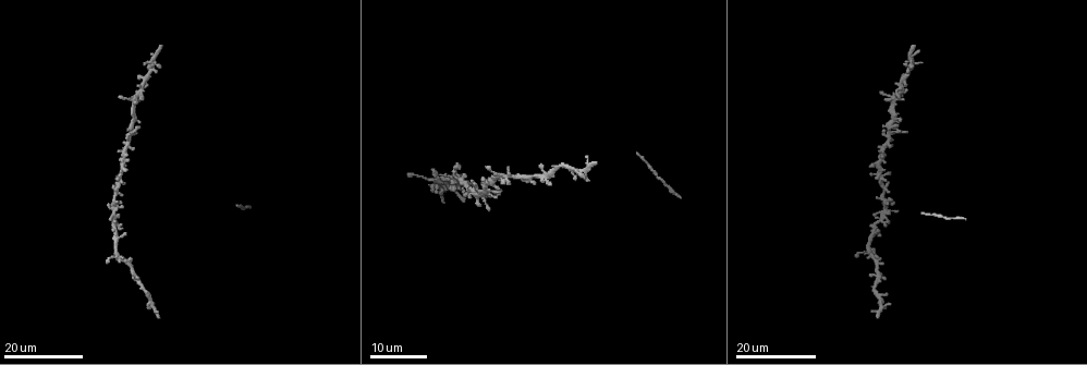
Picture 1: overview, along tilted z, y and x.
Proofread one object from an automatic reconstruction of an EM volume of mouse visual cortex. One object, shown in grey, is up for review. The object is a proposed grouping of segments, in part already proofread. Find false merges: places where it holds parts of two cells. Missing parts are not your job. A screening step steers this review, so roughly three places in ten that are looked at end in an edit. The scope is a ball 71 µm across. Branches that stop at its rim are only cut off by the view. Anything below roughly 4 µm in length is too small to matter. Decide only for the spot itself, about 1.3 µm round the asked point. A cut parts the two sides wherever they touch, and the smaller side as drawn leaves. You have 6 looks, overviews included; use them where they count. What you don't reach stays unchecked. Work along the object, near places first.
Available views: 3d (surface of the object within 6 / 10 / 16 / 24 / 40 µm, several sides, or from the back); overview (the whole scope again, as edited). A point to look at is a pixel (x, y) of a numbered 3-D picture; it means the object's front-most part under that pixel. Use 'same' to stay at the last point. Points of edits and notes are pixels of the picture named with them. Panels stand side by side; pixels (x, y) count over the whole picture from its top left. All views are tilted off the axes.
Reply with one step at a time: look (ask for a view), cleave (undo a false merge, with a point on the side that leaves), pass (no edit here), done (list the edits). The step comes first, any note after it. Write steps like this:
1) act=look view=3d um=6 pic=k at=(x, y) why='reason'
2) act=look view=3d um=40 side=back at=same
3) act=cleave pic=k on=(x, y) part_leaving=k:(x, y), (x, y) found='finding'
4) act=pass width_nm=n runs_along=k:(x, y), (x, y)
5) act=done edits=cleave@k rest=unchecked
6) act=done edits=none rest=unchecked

act=look view=3d um=16 pic=1 at=(881, 193)

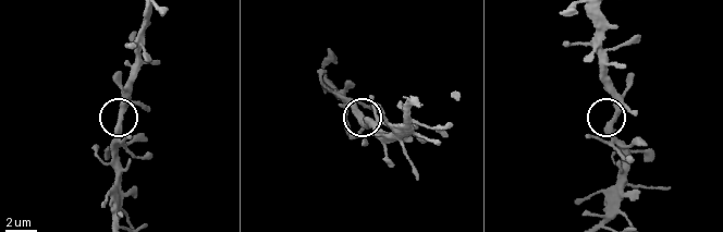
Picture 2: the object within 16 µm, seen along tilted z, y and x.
act=look view=3d um=6 pic=2 at=(366, 123)

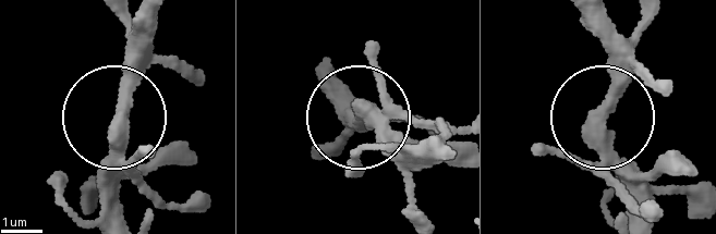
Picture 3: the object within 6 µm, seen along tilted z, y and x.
act=look view=3d um=6 side=back pic=3 at=(596, 124)

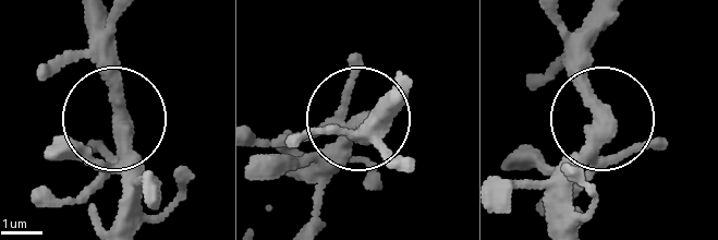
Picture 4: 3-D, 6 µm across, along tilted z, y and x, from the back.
act=pass side_arm_um=47 found='continuous, no second cell'

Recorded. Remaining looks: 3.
act=look view=3d um=24 pic=1 at=(116, 255) why='side arm on a straight run'

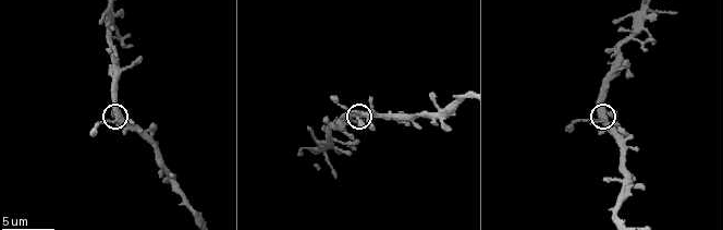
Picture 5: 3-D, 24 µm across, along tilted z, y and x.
act=look view=3d um=6 pic=5 at=(115, 120)

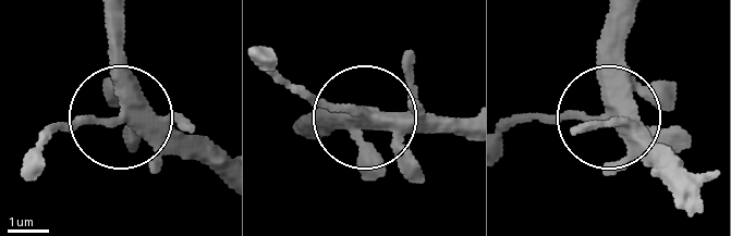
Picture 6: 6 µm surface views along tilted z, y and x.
act=pass side_arm_um=5 runs_along=6:(113, 17), (117, 120), (39, 129) found='continuous, no second cell'

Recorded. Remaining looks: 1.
act=done edits=none rest=unchecked

